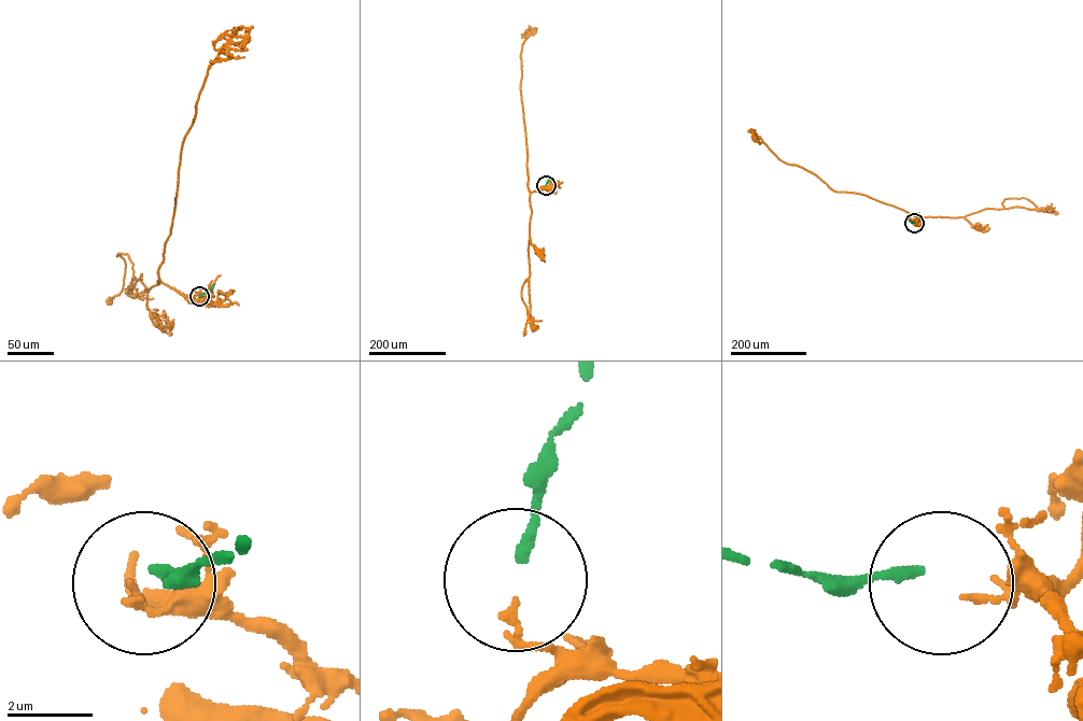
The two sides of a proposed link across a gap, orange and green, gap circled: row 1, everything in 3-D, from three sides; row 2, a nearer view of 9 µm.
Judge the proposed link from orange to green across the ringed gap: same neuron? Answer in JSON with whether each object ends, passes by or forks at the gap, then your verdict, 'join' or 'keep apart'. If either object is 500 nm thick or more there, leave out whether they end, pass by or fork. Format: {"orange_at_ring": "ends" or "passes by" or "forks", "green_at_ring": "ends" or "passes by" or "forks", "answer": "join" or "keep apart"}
{"orange_at_ring": "ends", "green_at_ring": "ends", "answer": "keep apart"}

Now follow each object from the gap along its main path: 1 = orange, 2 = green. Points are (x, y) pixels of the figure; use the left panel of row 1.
1: (199, 296), (158, 280), (146, 290), (121, 253), (122, 290), (109, 301)
2: (199, 296), (213, 285)

